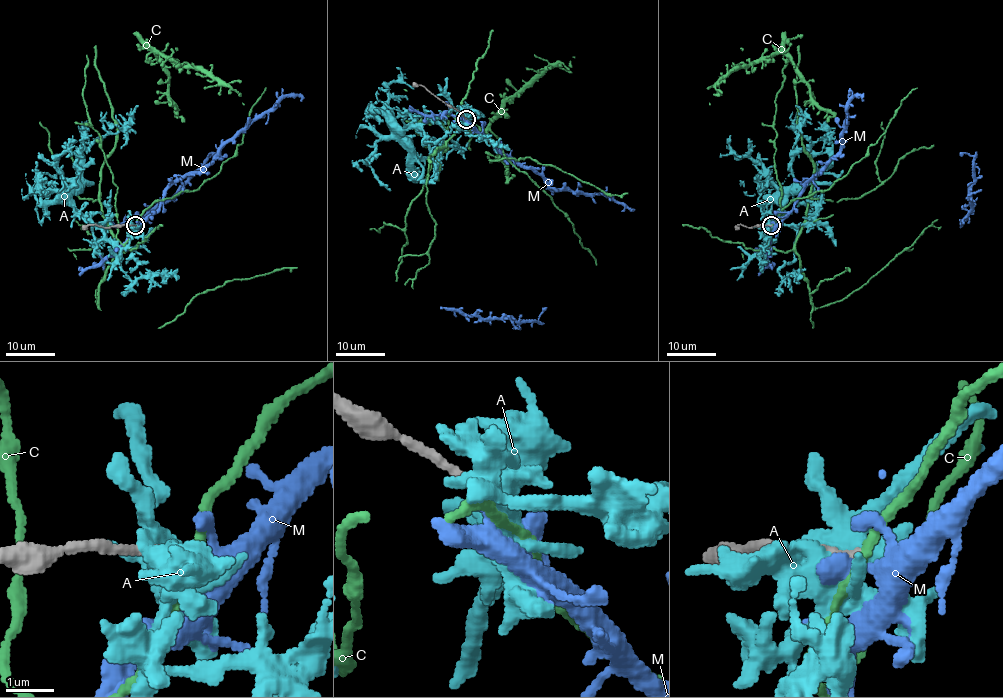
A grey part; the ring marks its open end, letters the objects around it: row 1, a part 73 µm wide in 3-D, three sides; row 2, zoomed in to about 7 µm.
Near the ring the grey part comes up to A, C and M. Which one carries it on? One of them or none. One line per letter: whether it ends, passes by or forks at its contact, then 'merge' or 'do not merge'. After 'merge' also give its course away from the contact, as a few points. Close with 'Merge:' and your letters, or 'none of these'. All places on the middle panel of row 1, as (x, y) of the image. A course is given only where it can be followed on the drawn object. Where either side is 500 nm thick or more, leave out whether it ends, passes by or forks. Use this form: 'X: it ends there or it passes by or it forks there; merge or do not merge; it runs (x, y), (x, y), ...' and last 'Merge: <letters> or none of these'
A: do not merge
C: it passes by; do not merge
M: it ends there; do not merge
Merge: none of these

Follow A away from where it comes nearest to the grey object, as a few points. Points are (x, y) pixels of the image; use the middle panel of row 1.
A: (463, 115), (446, 111), (412, 125), (402, 134), (418, 156), (430, 156), (446, 147), (461, 151), (468, 143)

